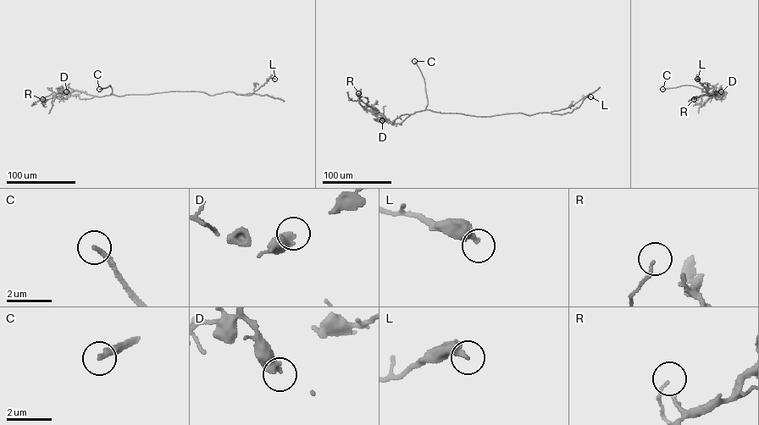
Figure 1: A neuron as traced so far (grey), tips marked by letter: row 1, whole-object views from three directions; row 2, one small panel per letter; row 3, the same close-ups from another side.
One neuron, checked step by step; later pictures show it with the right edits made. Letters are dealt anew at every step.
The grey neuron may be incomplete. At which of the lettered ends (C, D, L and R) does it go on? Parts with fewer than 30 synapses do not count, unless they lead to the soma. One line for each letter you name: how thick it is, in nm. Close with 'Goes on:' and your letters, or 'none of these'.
C: 200 nm
Goes on: C

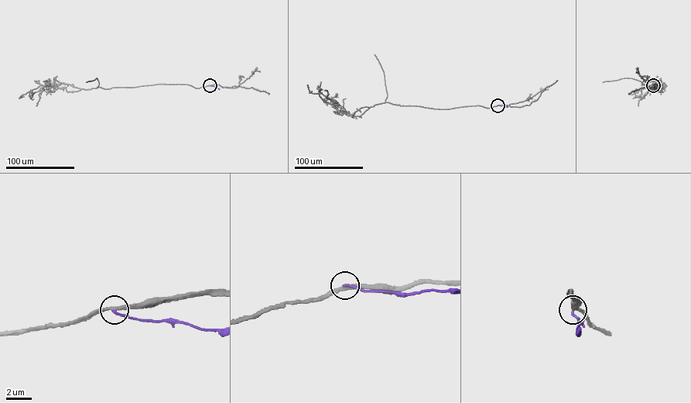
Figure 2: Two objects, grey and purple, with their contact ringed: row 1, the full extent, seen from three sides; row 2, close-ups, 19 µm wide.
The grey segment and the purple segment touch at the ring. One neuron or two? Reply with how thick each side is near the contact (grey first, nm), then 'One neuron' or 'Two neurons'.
Thickness 280 nm (grey) against 190 nm. Two neurons

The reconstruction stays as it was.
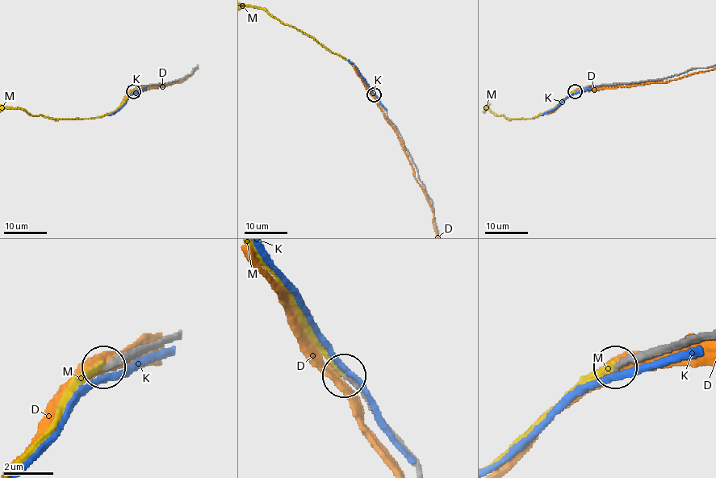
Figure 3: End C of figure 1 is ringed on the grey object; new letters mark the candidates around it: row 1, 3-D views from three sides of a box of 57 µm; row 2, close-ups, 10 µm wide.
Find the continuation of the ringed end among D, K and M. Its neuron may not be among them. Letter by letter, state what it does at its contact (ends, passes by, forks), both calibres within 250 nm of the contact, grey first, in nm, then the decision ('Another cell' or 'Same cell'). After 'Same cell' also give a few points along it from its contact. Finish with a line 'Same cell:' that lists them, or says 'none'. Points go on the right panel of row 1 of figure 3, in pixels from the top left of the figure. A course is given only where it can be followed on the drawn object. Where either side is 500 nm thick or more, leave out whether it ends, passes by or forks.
D: It passes by. Thickness 280 nm (grey) against 400 nm. Another cell
K: It passes by. Thickness 200 nm (grey) against 200 nm. Another cell
M: It ends there. Thickness 220 nm (grey) against 200 nm. Same cell. Its course: (575, 91), (553, 109), (532, 119), (496, 115), (487, 106), (490, 107)
Same cell: M

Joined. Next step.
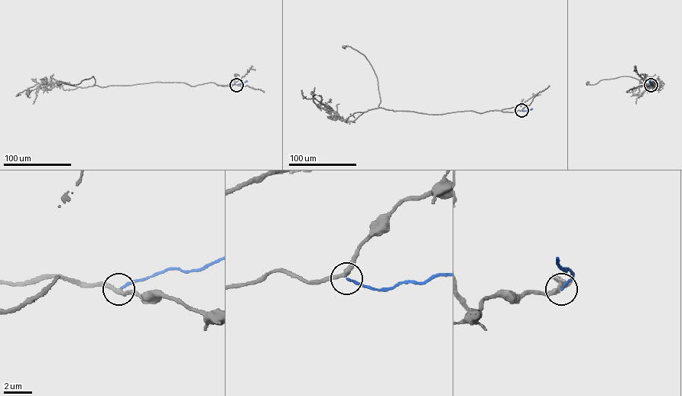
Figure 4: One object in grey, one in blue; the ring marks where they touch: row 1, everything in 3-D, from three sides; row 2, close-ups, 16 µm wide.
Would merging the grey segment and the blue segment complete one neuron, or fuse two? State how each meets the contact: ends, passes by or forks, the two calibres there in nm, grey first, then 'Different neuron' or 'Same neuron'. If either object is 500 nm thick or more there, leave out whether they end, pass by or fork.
At the ring grey passes by. At the ring blue ends. Thickness 300 nm (grey) against 160 nm. Same neuron

